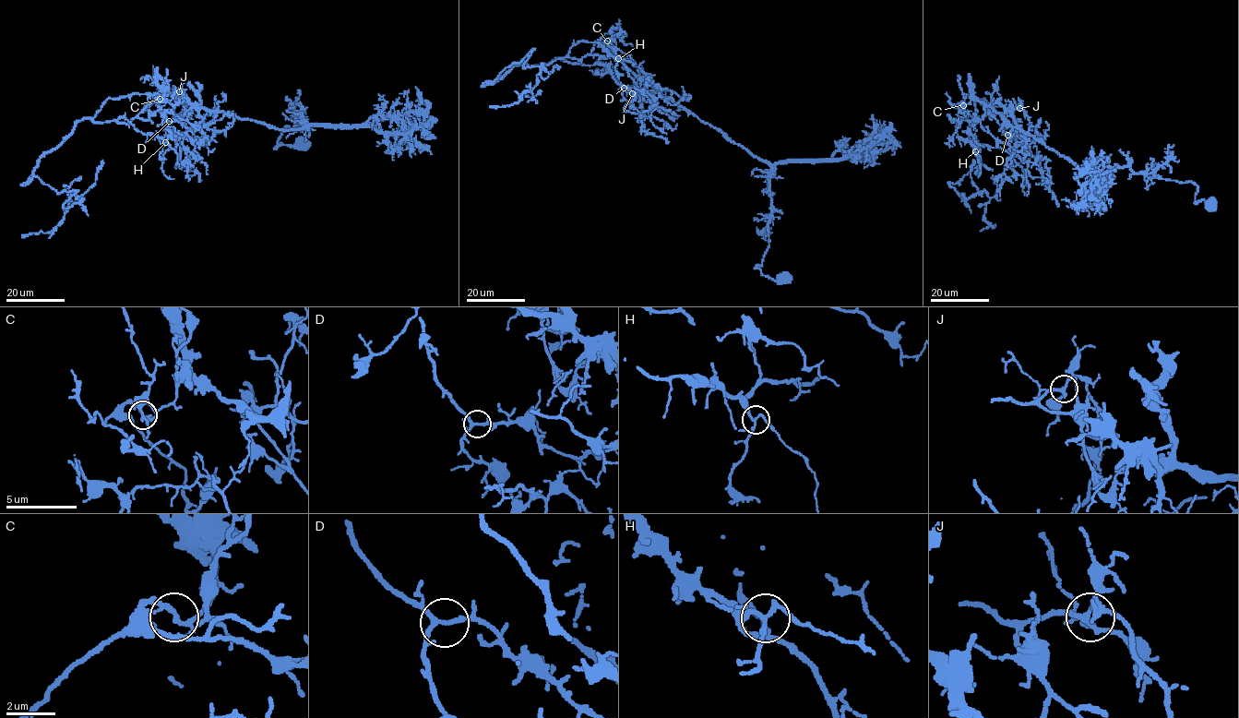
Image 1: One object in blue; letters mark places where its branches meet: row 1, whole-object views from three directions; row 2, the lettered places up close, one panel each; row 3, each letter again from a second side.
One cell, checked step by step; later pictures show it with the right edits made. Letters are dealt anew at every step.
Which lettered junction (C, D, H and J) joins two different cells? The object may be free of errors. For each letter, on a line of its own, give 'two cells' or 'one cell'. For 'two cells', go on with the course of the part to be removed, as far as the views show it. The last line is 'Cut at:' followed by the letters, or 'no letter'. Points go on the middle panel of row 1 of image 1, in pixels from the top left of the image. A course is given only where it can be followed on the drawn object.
C: two cells | (607, 41), (579, 59), (512, 65), (494, 83), (532, 49), (523, 67), (540, 68), (532, 93), (490, 106)
D: one cell
H: one cell
J: one cell
Cut at: C

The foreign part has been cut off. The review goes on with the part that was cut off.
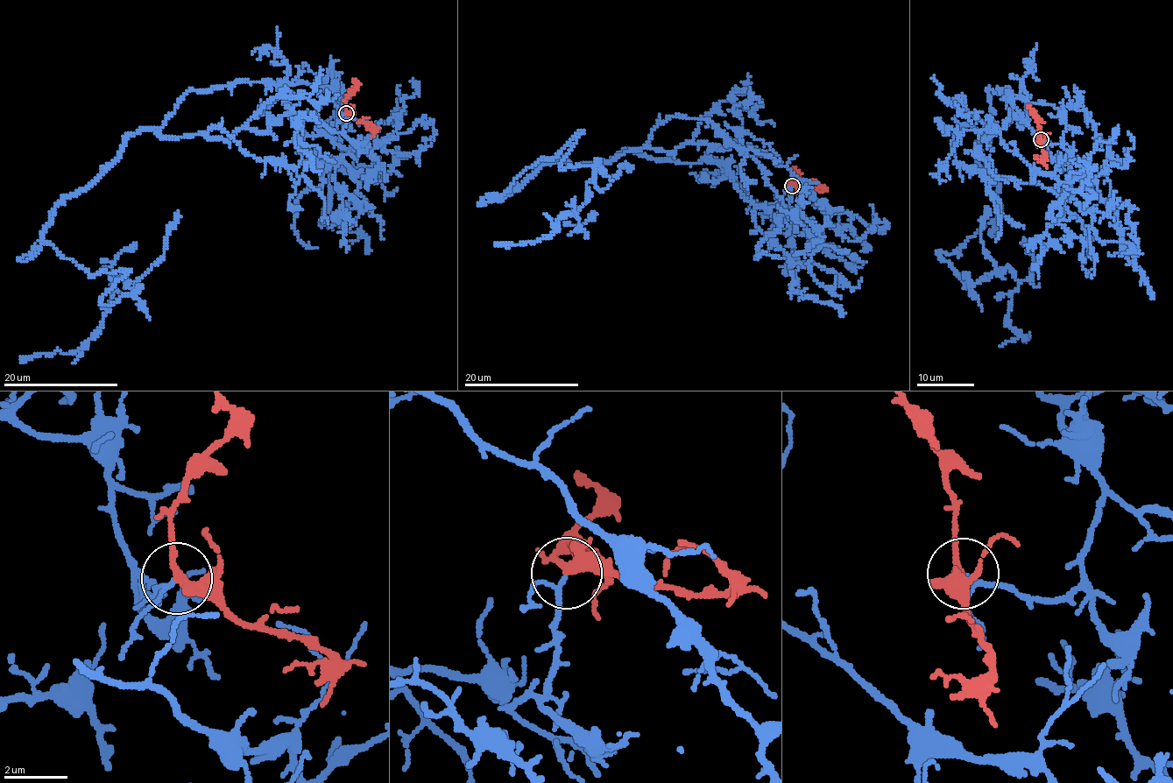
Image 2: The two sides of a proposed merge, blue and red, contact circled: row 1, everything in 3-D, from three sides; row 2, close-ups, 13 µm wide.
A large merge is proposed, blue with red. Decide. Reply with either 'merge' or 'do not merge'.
merge

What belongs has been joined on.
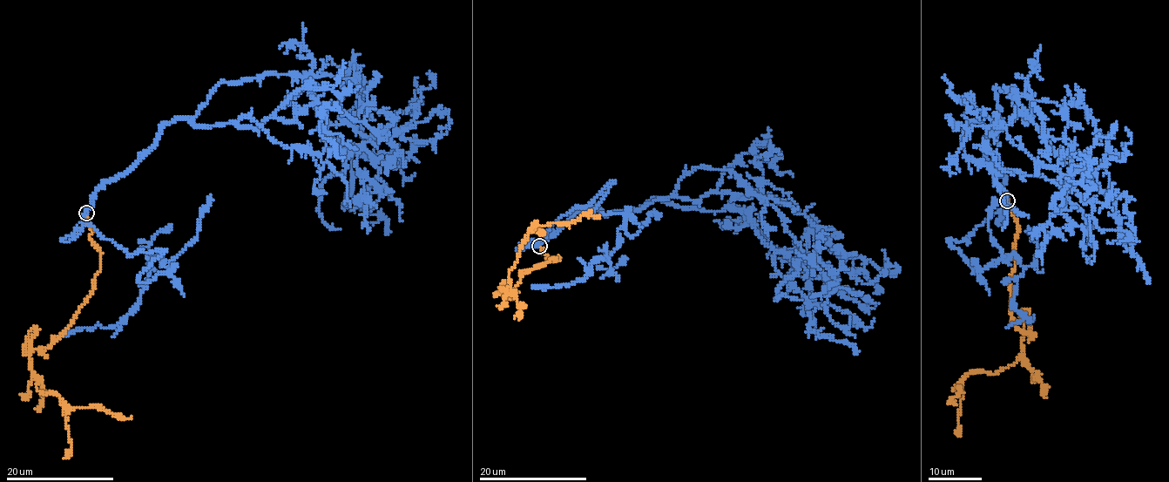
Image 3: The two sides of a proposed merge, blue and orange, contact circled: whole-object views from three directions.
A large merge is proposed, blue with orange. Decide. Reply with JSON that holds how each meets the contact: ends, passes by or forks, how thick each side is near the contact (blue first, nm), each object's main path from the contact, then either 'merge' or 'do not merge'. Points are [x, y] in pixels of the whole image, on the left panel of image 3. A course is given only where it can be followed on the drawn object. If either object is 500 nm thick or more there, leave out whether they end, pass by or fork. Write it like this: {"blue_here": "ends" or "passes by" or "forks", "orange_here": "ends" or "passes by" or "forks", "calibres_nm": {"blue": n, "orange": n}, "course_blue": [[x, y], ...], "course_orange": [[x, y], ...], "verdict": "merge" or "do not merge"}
{"blue_here": "passes by", "orange_here": "ends", "calibres_nm": {"blue": 420, "orange": 240}, "course_blue": [[86, 212], [220, 83], [286, 73], [307, 80], [325, 132], [353, 153], [347, 192], [387, 220], [385, 235]], "course_orange": [[86, 213], [101, 254], [91, 293], [59, 336], [23, 351], [35, 328], [28, 356], [42, 393], [131, 417]], "verdict": "do not merge"}

